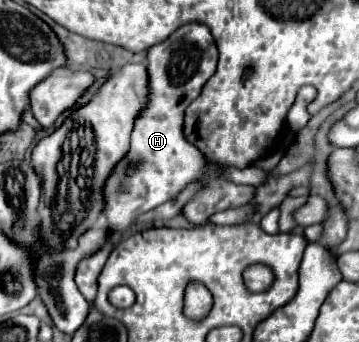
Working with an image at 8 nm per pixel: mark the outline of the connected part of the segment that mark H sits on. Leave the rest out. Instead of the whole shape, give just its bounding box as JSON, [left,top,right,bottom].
[104,23,218,233]

